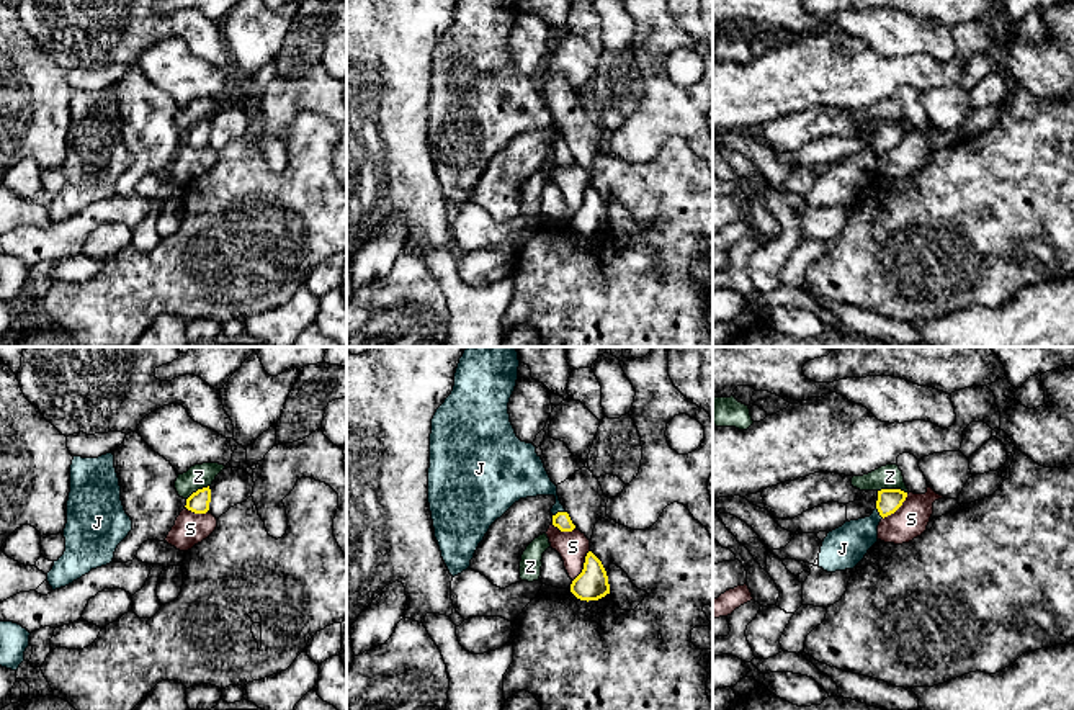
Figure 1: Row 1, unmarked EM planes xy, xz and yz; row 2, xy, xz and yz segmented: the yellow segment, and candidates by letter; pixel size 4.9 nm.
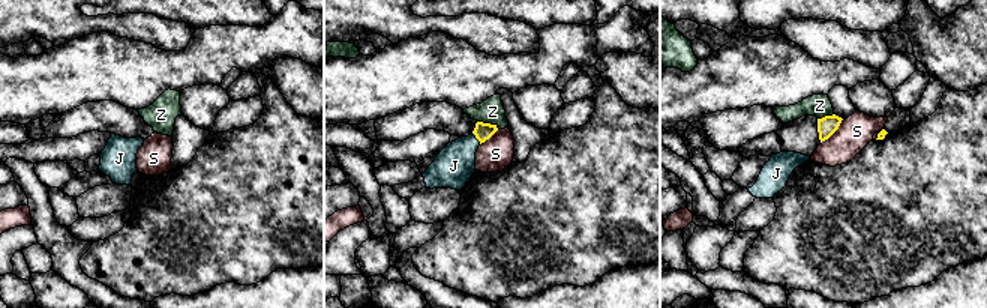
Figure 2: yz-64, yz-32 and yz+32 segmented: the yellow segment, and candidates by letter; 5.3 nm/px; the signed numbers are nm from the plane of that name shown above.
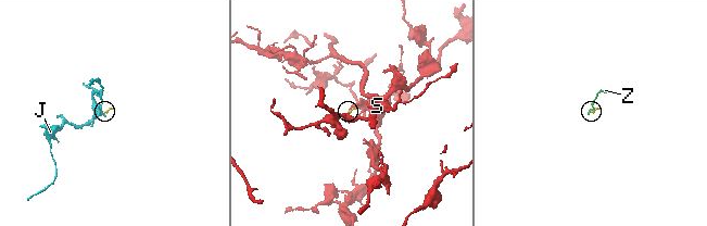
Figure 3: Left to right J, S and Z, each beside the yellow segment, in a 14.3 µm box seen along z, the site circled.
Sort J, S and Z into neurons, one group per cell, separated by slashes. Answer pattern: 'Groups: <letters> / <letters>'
Groups: J / S / Z

